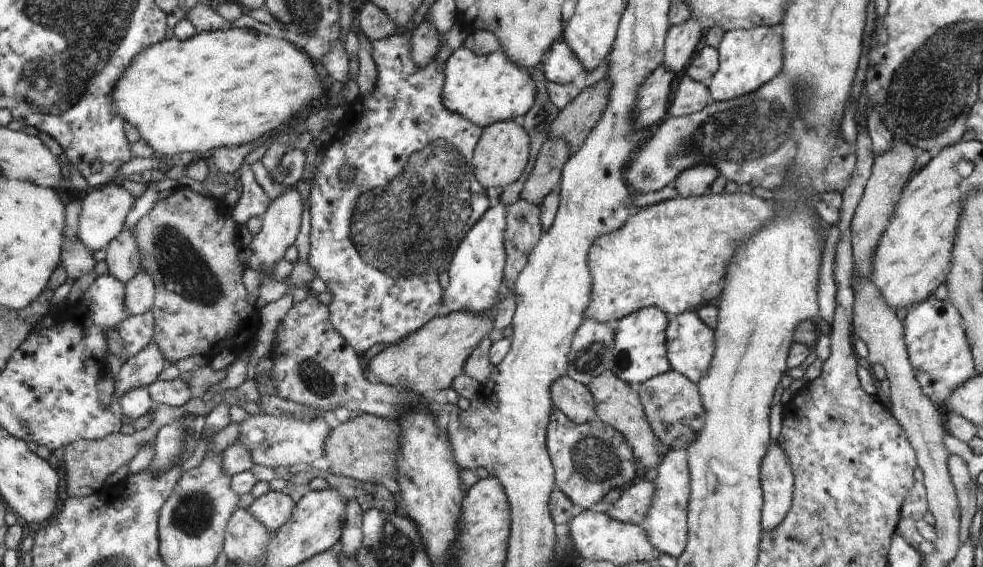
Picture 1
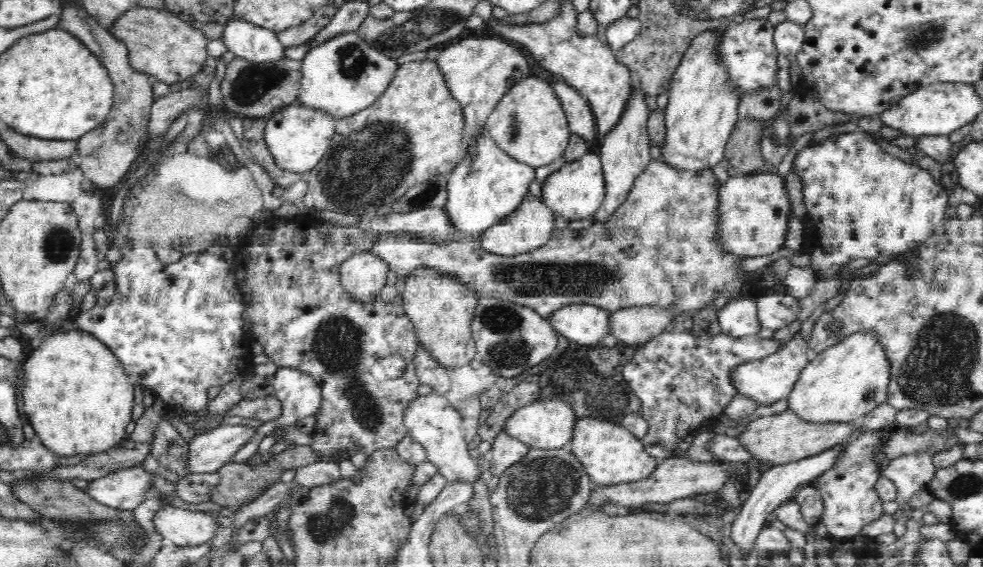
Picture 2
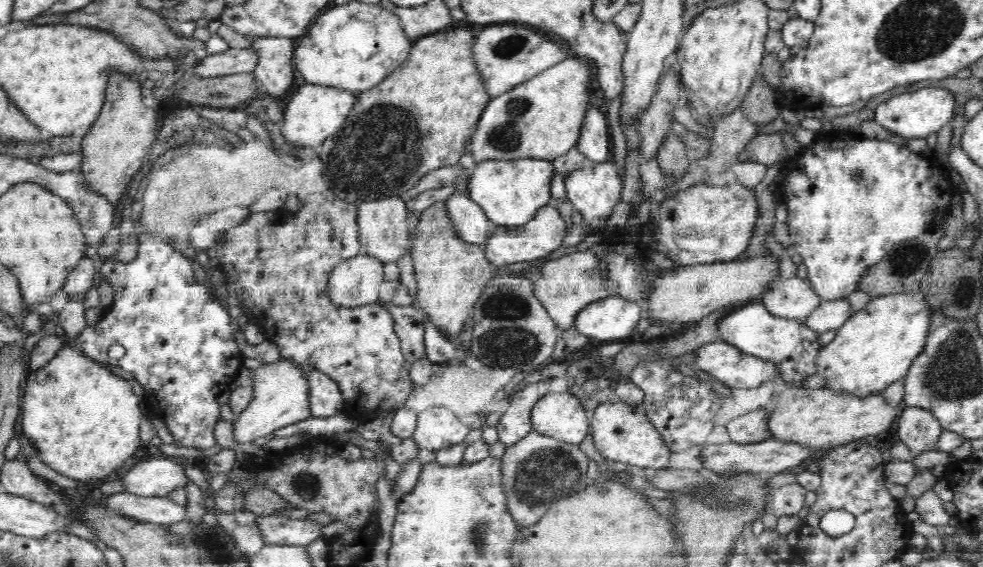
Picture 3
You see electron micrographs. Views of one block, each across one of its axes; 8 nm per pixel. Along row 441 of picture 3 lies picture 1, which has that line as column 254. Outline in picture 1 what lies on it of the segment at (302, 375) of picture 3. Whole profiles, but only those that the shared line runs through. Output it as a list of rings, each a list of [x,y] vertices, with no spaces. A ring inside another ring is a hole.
[[[298,185],[270,200],[263,216],[262,228],[251,238],[248,247],[253,252],[253,259],[271,266],[282,260],[286,250],[294,244],[300,228],[302,202]]]

